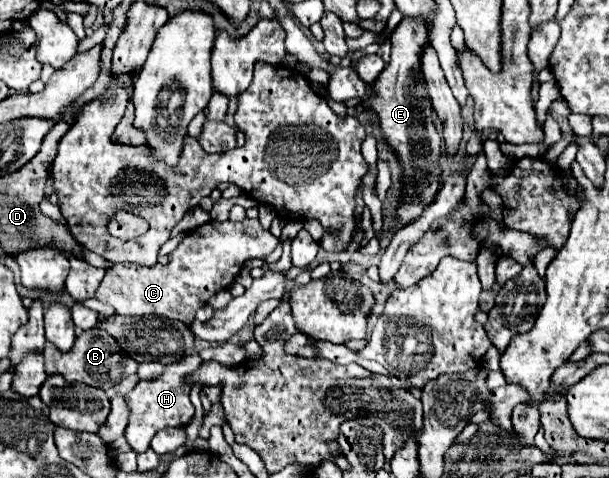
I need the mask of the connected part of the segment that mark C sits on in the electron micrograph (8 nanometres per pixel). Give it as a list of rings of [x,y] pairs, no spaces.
[[[258,219],[226,220],[224,223],[208,221],[186,233],[176,251],[168,255],[166,265],[158,263],[154,267],[142,267],[108,263],[110,267],[96,291],[96,299],[110,305],[116,315],[160,315],[192,325],[196,311],[204,307],[210,297],[224,291],[248,259],[268,257],[276,243],[278,239],[266,231]]]

